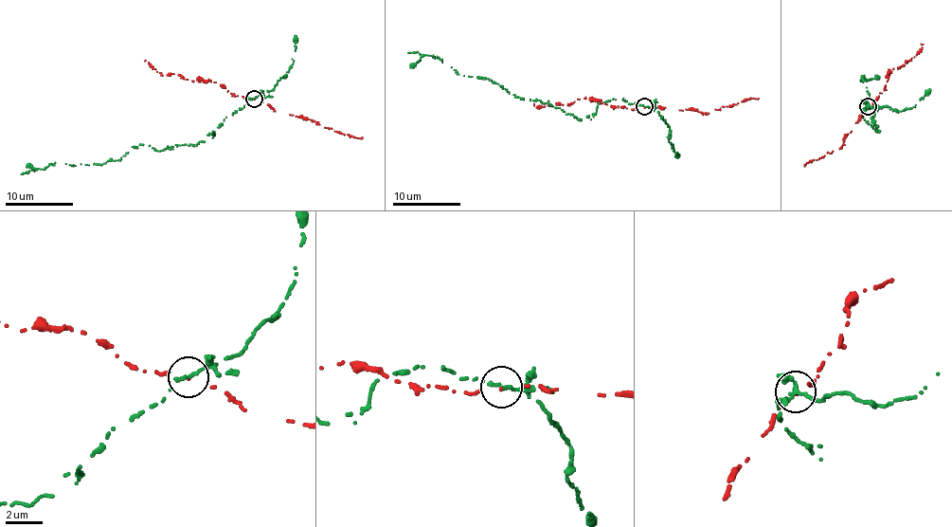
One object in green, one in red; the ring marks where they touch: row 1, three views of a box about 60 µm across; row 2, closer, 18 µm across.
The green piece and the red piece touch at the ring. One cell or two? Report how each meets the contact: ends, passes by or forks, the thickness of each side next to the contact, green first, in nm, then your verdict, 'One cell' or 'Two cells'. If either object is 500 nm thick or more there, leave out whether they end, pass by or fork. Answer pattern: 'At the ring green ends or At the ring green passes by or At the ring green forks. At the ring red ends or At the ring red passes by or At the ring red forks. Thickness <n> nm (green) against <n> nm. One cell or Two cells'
At the ring green ends. At the ring red passes by. Thickness 280 nm (green) against 50 nm. Two cells

